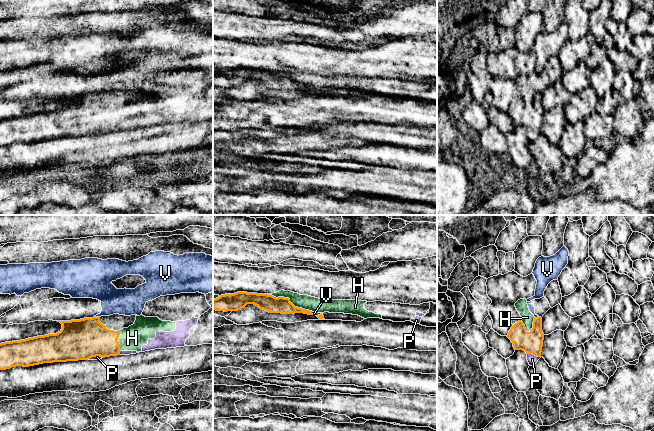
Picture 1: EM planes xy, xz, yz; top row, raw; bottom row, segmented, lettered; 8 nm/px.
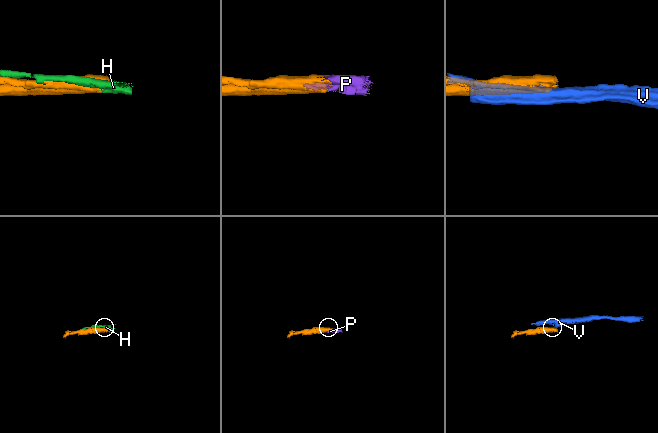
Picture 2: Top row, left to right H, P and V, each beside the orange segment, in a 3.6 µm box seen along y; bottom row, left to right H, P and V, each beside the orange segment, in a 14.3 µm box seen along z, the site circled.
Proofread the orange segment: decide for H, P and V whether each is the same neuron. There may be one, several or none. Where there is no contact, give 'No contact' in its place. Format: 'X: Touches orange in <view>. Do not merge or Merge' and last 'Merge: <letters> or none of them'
H: Touches orange in xz. Do not merge
P: Touches orange in yz. Merge
V: Touches orange in xy. Do not merge
Merge: P

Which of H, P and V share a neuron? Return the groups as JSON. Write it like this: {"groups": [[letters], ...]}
{"groups": [["H"], ["P"], ["V"]]}

